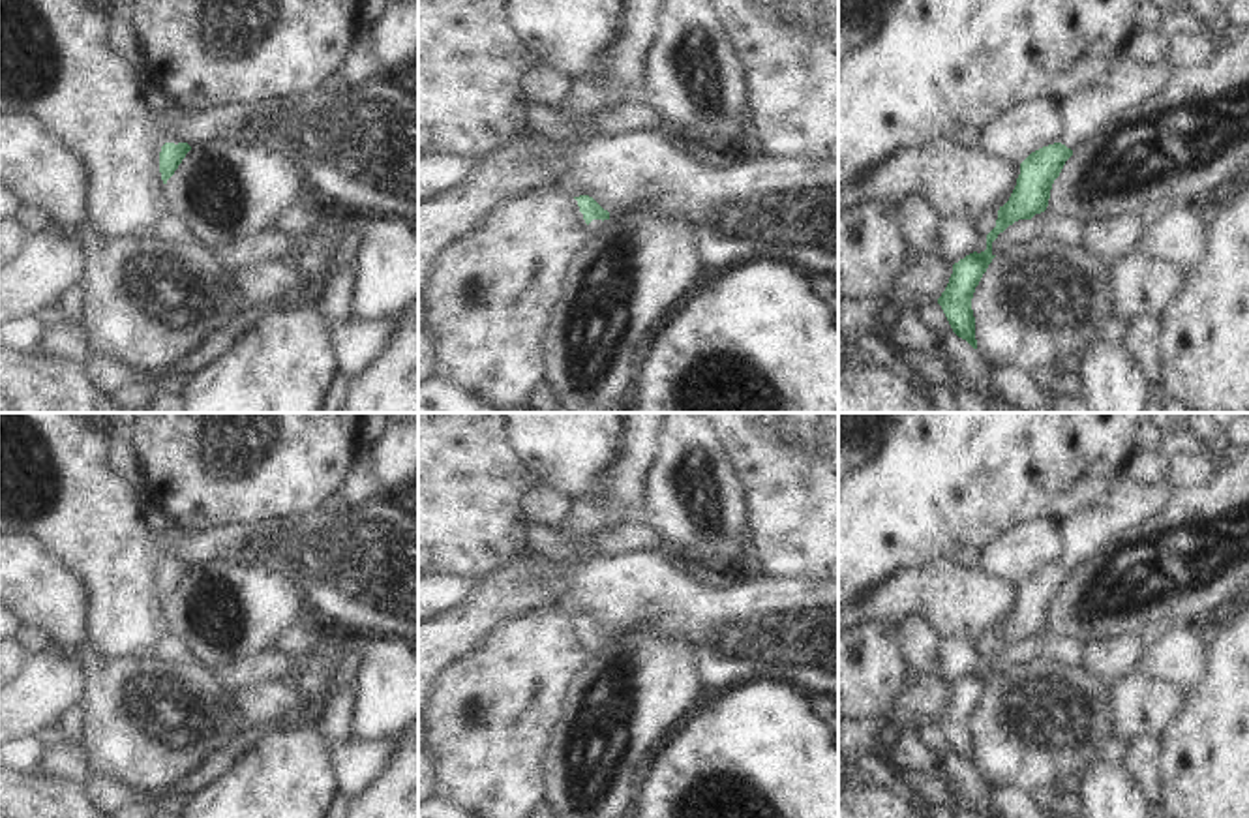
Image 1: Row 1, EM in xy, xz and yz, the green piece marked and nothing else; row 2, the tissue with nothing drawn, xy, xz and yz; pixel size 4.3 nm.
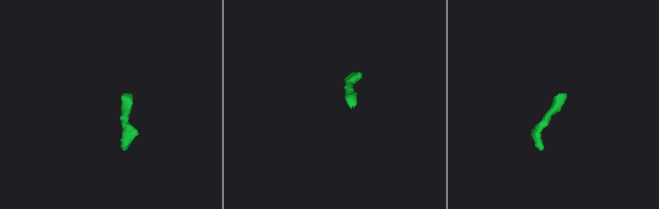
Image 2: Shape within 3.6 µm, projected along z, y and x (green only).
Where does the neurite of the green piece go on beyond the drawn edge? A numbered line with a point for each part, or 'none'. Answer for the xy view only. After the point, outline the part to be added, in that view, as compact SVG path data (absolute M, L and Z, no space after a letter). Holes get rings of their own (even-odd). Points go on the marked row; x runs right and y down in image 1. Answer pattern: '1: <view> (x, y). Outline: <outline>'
1: xy (167, 107). Outline: M150 83L148 101L167 131L167 143L186 143L184 137L174 133L173 126L188 111L188 107L156 83Z

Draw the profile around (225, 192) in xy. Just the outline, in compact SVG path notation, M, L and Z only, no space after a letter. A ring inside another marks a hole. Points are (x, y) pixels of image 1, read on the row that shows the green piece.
M208 143L191 146L165 189L171 212L180 216L191 236L212 250L276 229L278 216L296 206L306 173L283 152L268 146Z

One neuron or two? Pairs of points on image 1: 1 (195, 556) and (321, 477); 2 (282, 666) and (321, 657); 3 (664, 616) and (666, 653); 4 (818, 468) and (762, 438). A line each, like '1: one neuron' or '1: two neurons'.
1: two neurons
2: two neurons
3: two neurons
4: one neuron

